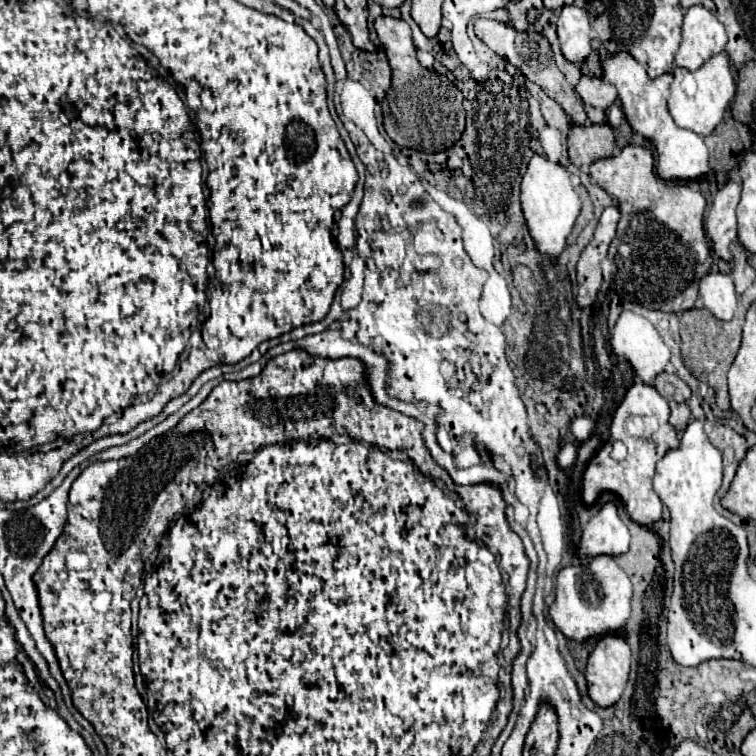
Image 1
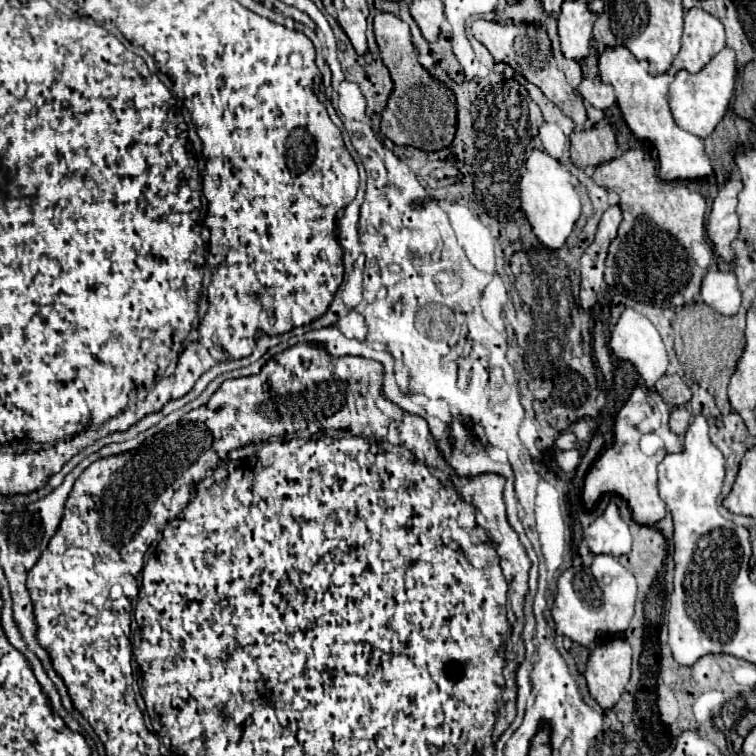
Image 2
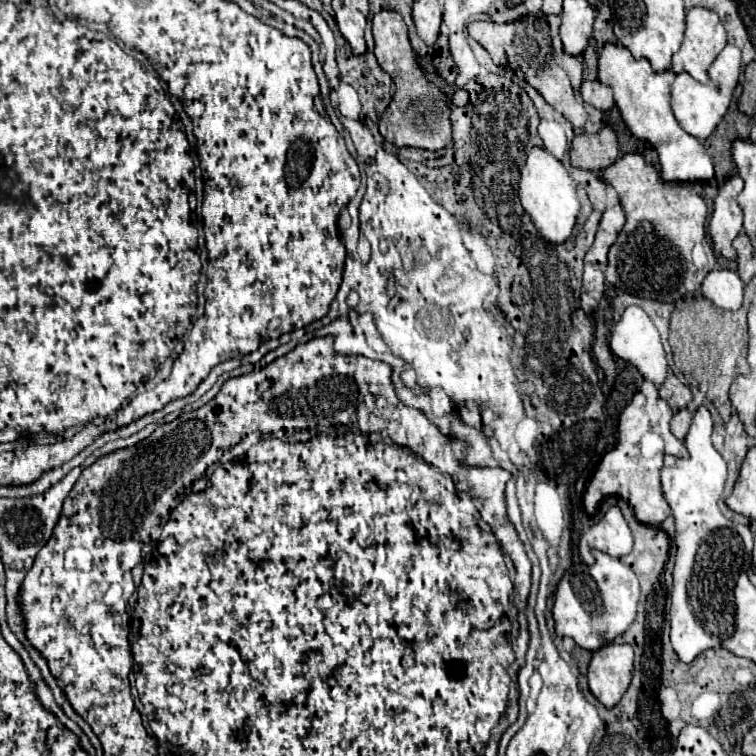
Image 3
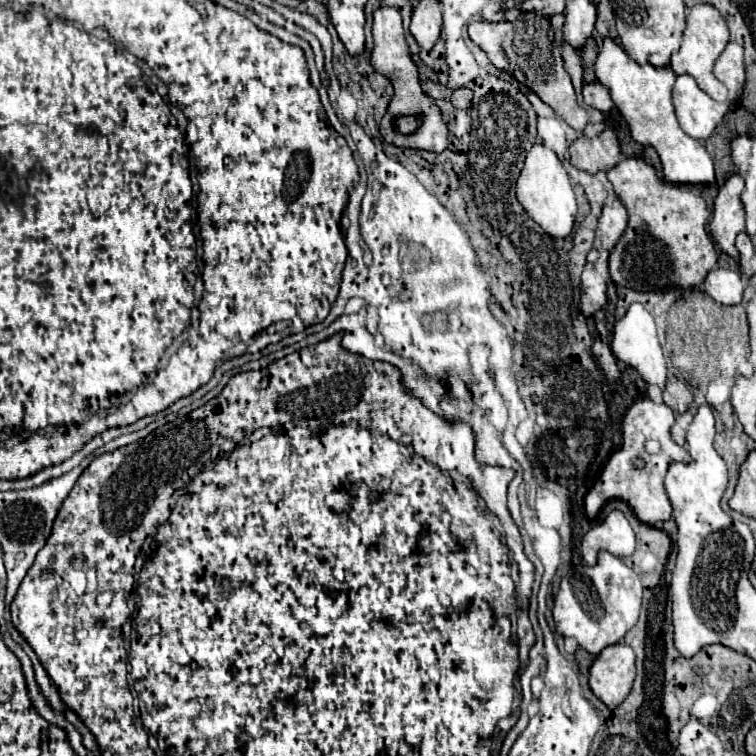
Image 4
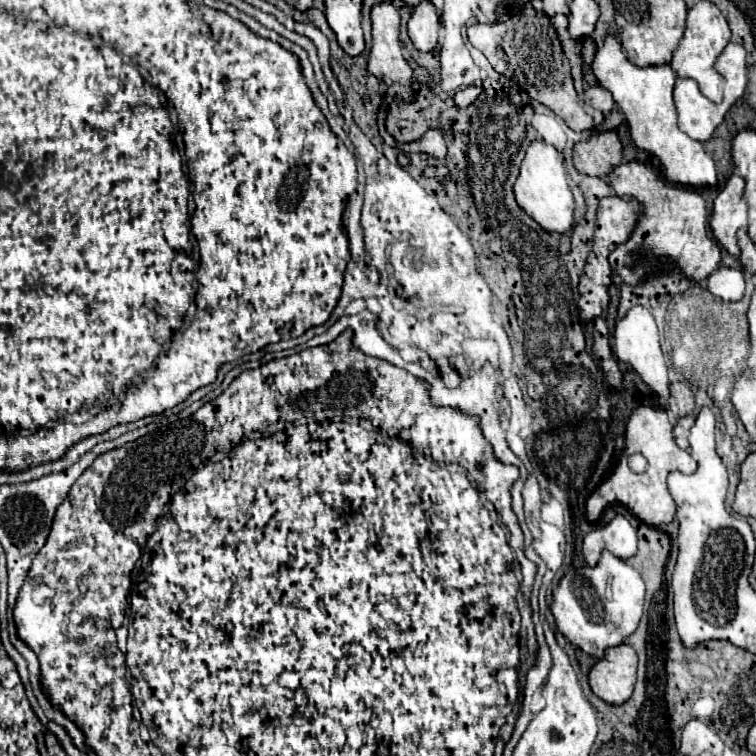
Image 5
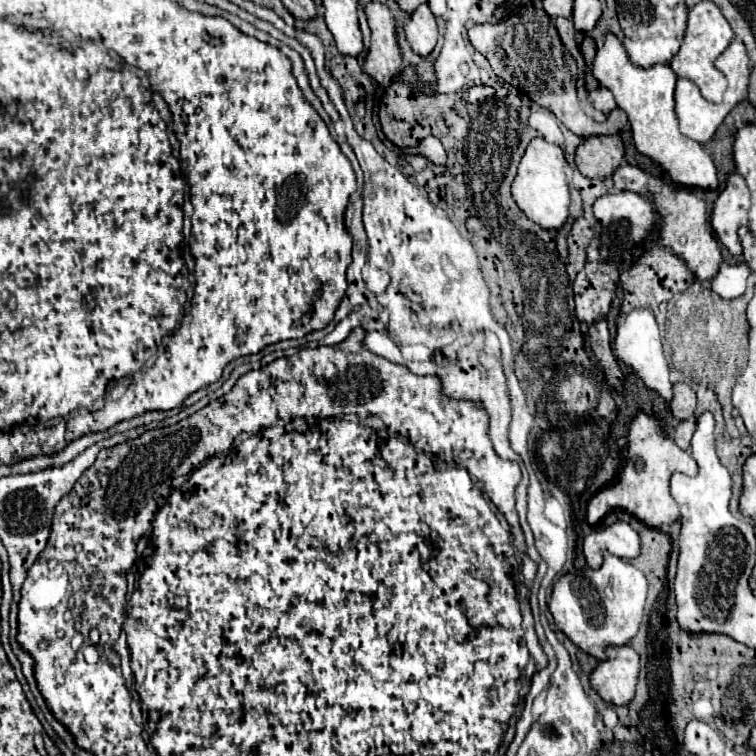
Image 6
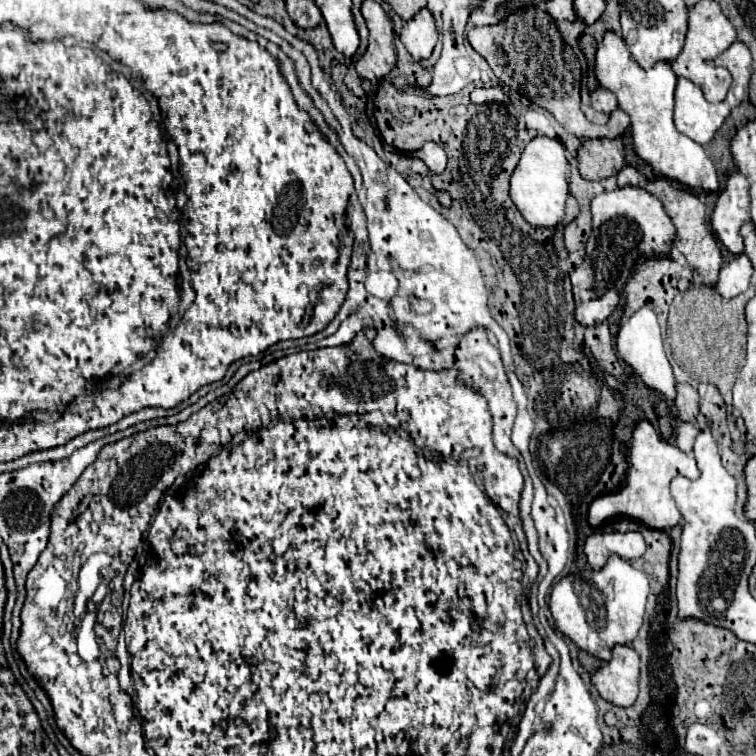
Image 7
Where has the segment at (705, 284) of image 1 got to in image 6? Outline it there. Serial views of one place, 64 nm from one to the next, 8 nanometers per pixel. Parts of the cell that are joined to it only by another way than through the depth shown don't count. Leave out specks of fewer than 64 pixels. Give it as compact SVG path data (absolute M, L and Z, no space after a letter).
M746 262L740 264L722 264L716 278L710 282L712 290L724 300L734 300L746 292L746 278L750 276L750 266Z

